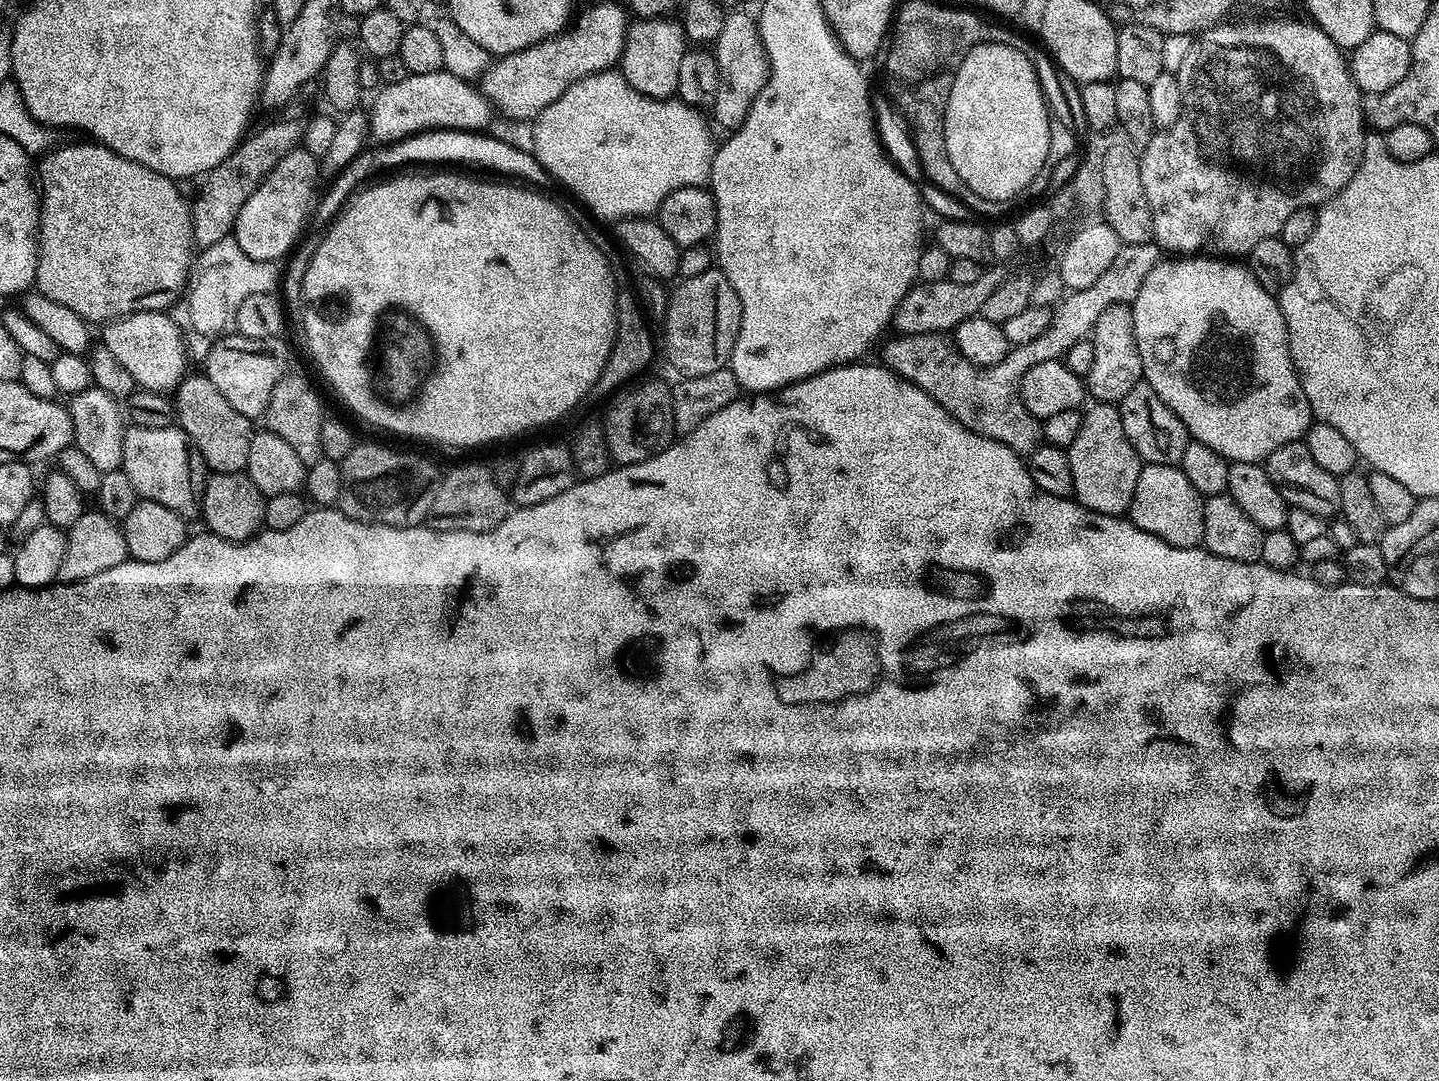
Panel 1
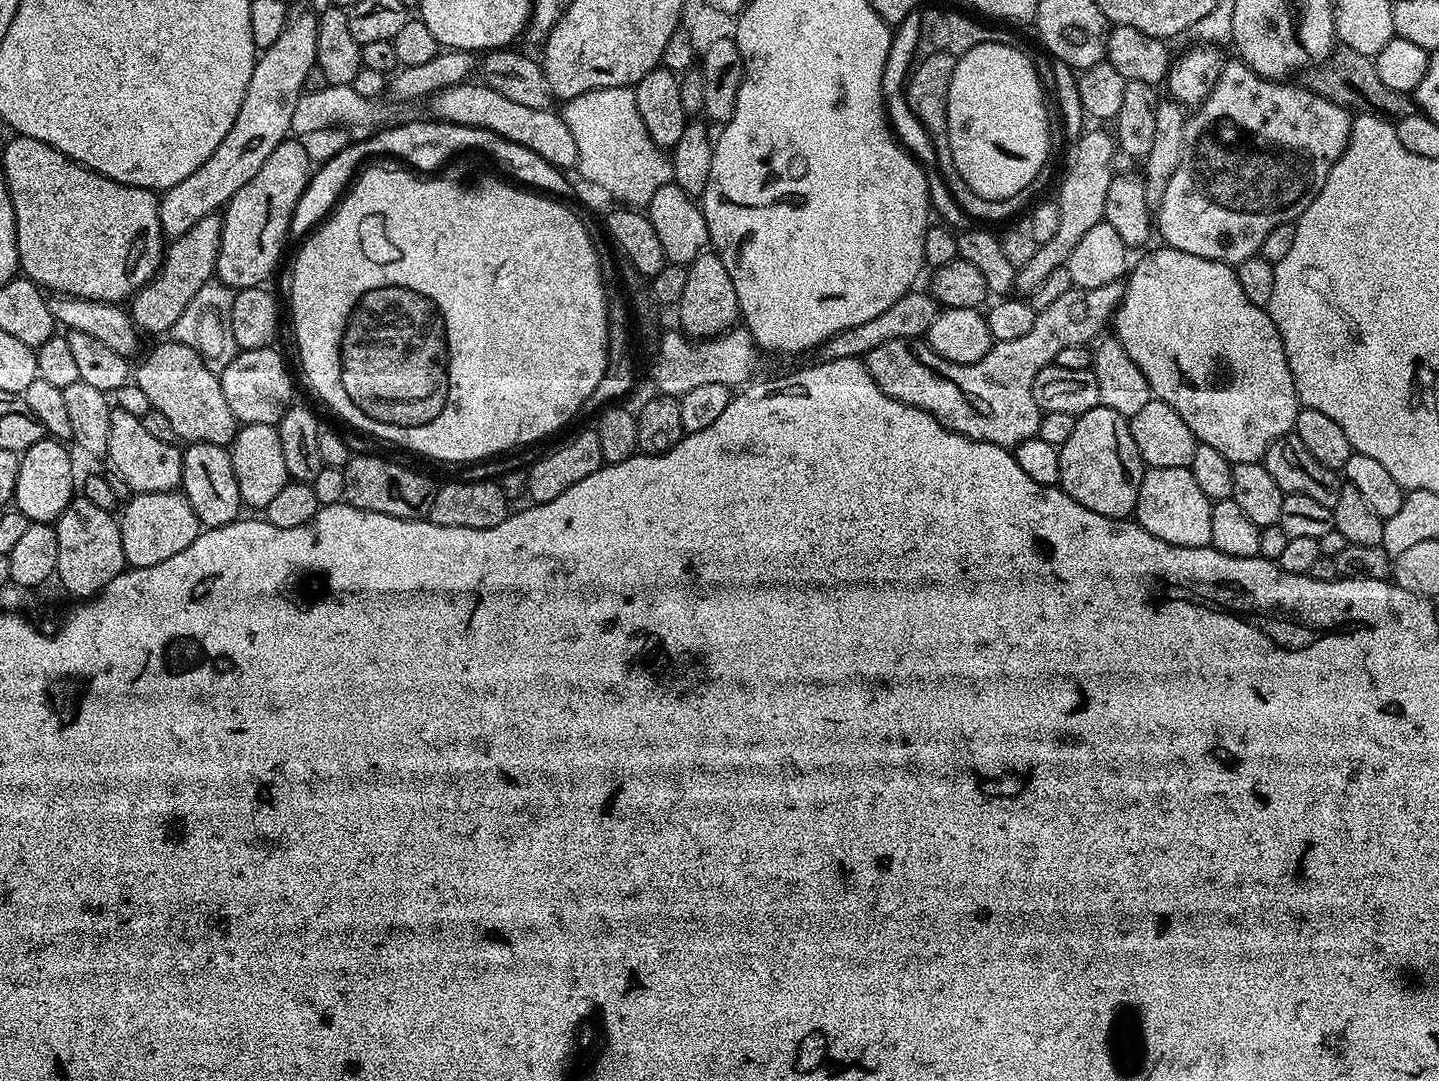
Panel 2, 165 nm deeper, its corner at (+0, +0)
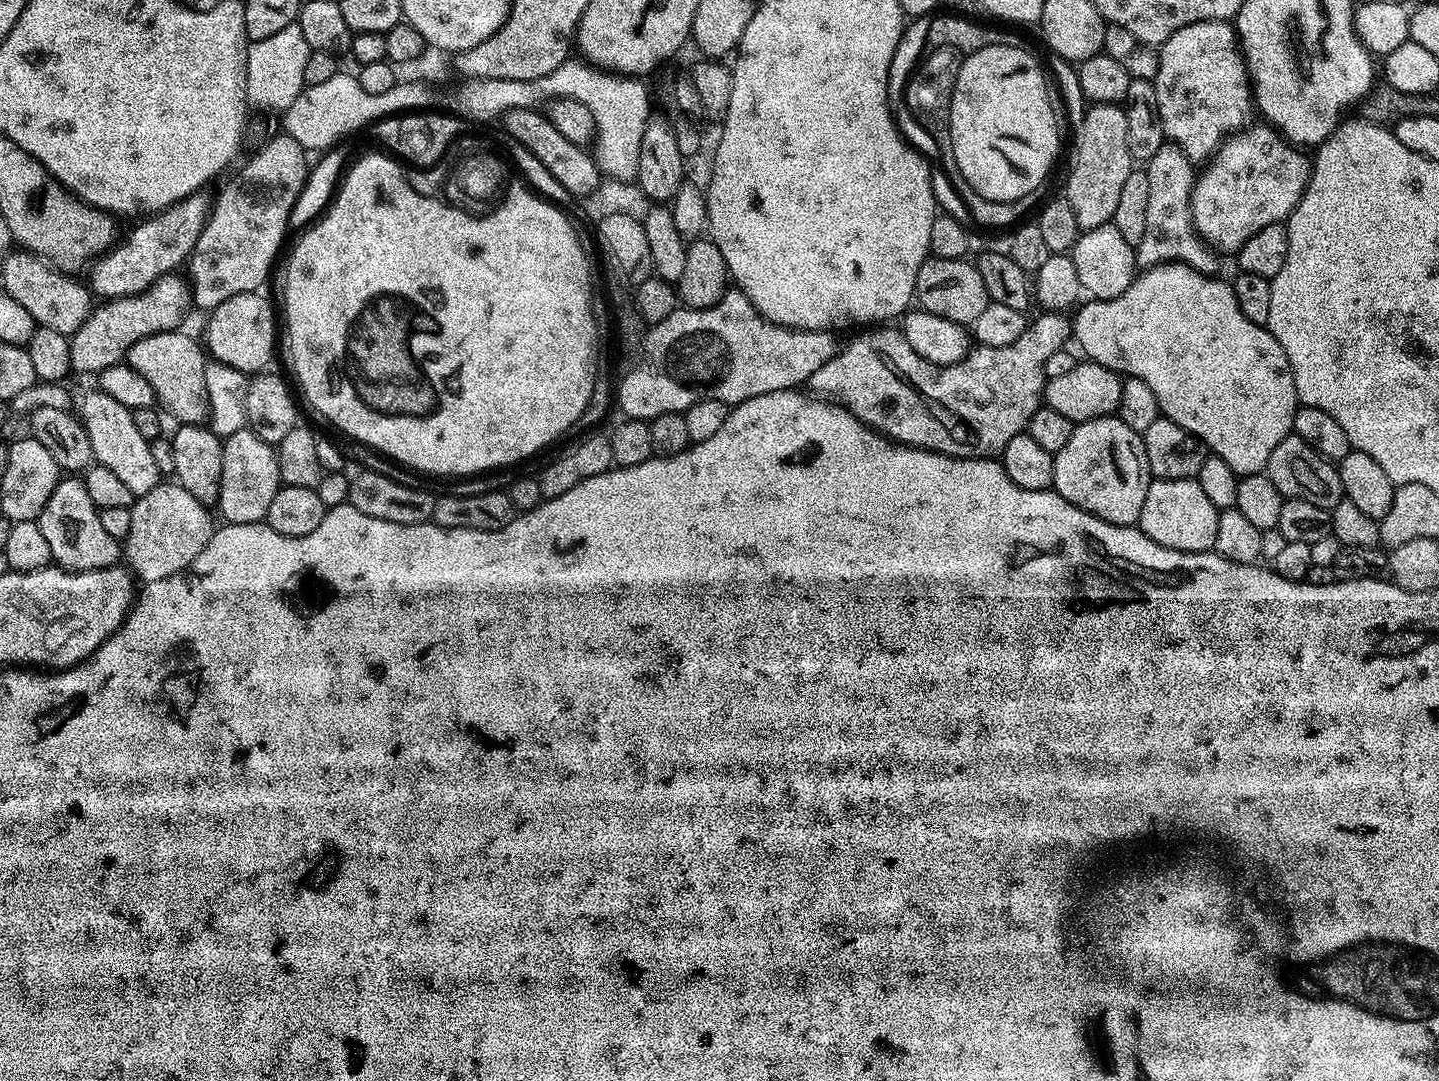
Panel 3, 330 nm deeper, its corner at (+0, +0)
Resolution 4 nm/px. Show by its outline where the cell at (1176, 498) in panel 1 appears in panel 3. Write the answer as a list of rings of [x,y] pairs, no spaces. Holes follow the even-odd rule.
[[[1195,478],[1191,480],[1157,480],[1146,490],[1146,502],[1142,502],[1142,514],[1138,521],[1141,532],[1145,532],[1158,546],[1183,552],[1211,552],[1218,538],[1220,512],[1206,498],[1202,486]]]

